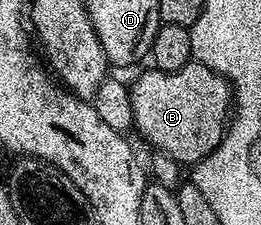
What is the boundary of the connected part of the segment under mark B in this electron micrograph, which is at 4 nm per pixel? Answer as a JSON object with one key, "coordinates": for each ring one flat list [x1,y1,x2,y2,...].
{"coordinates":[[192,62,181,66,181,70,176,72,163,72,161,69,154,66,148,67,148,72,143,72,134,81,130,81,129,87,131,90,131,102,133,104,133,128,137,133,140,132,149,143,152,144,151,148,156,152,164,152,169,158,175,159,180,166,194,166,199,163,199,161,204,160,214,148,218,146,220,142,223,141,223,137,227,131,227,125,229,123,229,117,233,112,233,89,227,80,221,74,217,74,213,70,209,70,209,66,198,62]]}

